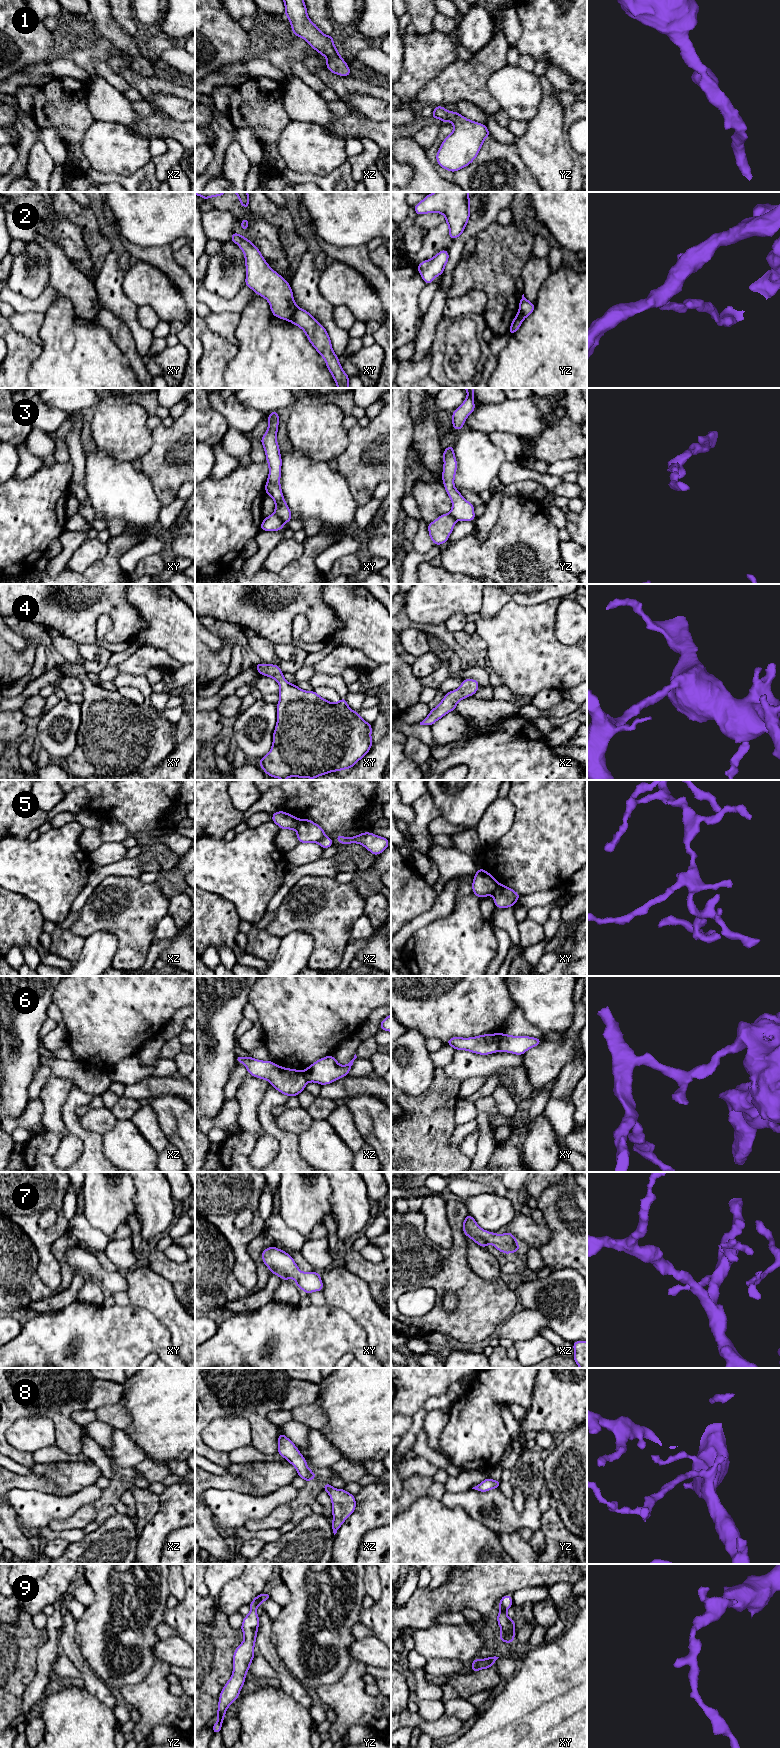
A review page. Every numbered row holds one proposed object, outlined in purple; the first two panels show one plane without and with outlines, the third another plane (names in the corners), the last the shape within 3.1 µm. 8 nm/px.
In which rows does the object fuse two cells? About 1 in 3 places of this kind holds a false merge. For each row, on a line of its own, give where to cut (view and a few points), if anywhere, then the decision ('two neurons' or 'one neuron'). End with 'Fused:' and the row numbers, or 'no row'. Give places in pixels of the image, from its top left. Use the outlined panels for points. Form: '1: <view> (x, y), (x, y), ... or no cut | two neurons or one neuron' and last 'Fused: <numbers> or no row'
1: no cut | one neuron
2: xy (297, 307), (289, 320) | two neurons
3: xy (274, 512), (284, 521) | two neurons
4: no cut | one neuron
5: xz (298, 819), (298, 825), (295, 829) | two neurons
6: xy (503, 1034), (498, 1050) | two neurons
7: no cut | one neuron
8: no cut | one neuron
9: no cut | one neuron
Fused: 2, 3, 5, 6

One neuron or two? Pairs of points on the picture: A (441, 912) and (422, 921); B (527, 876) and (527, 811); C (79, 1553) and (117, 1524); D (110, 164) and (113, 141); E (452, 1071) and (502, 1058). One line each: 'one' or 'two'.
A: one
B: one
C: one
D: one
E: one

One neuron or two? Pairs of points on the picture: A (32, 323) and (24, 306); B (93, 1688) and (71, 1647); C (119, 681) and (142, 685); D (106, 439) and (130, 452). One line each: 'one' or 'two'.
A: two
B: one
C: one
D: one

